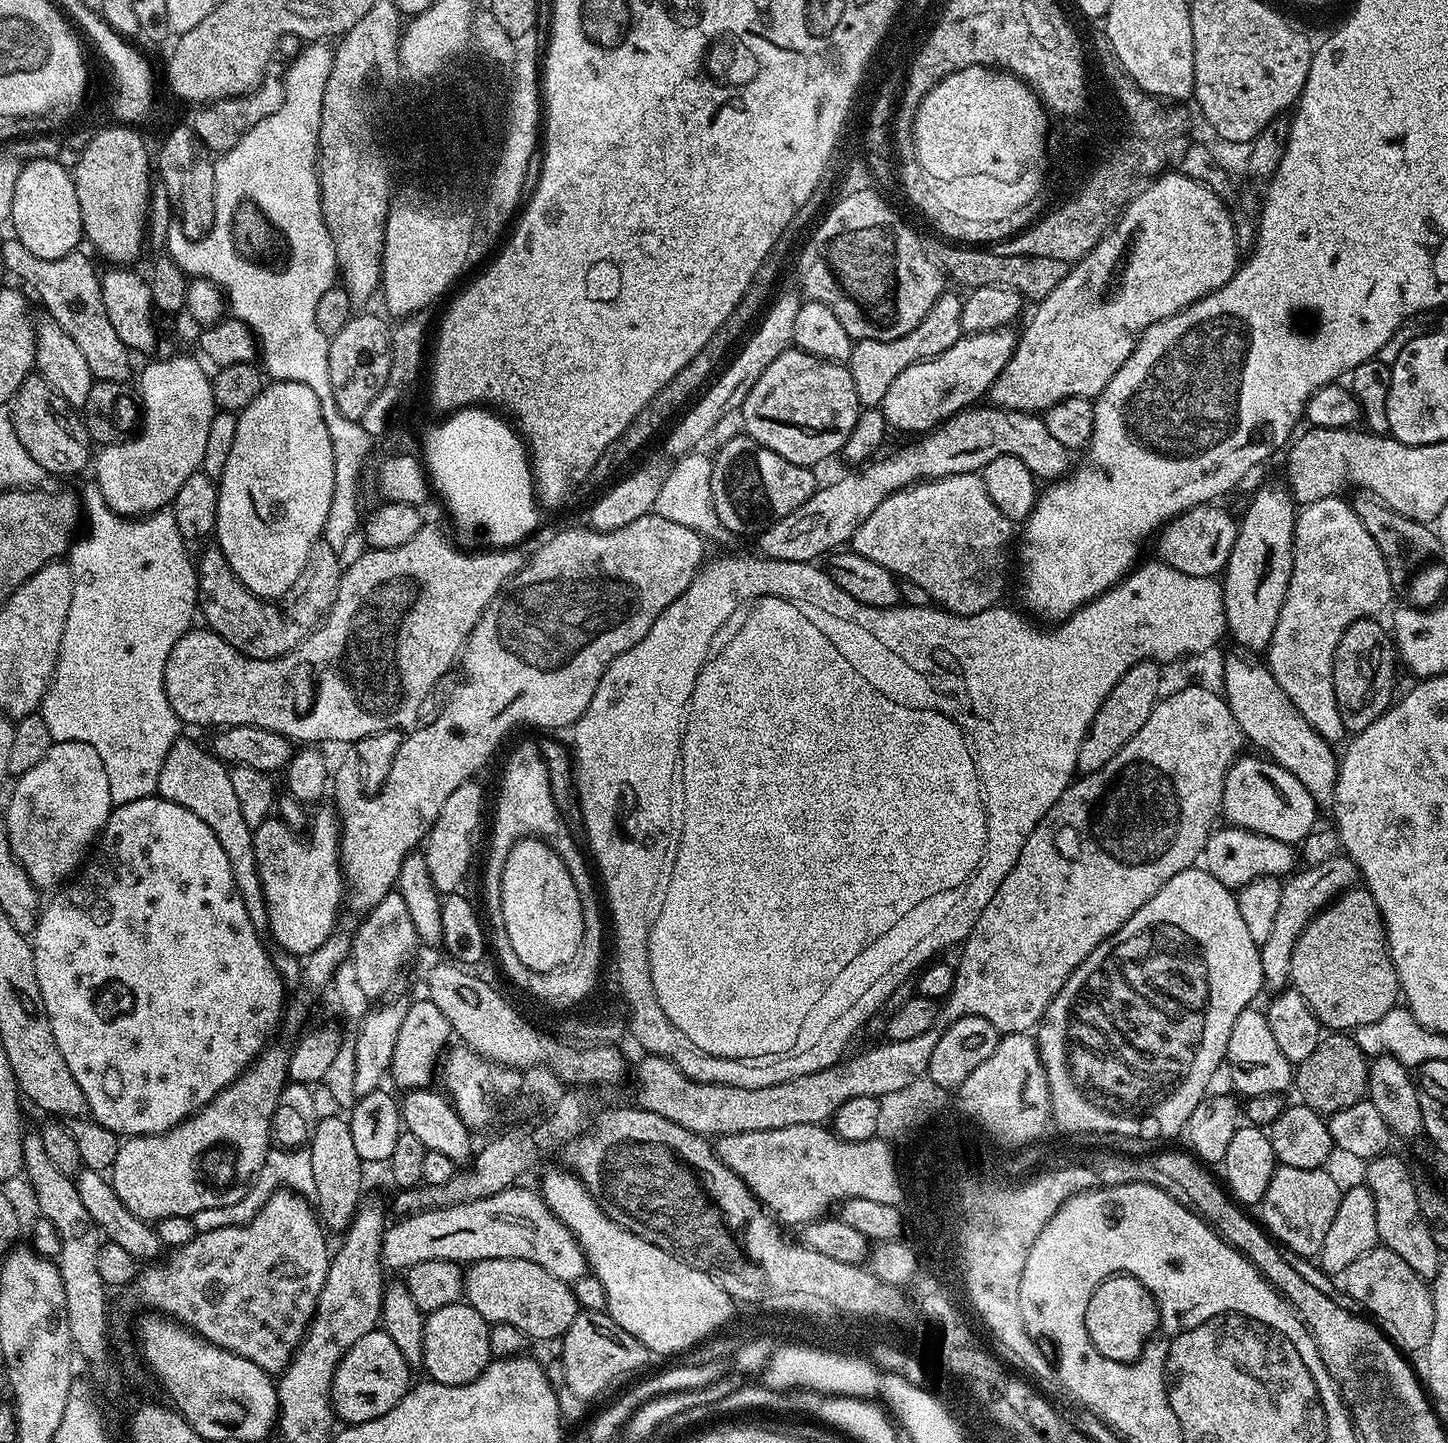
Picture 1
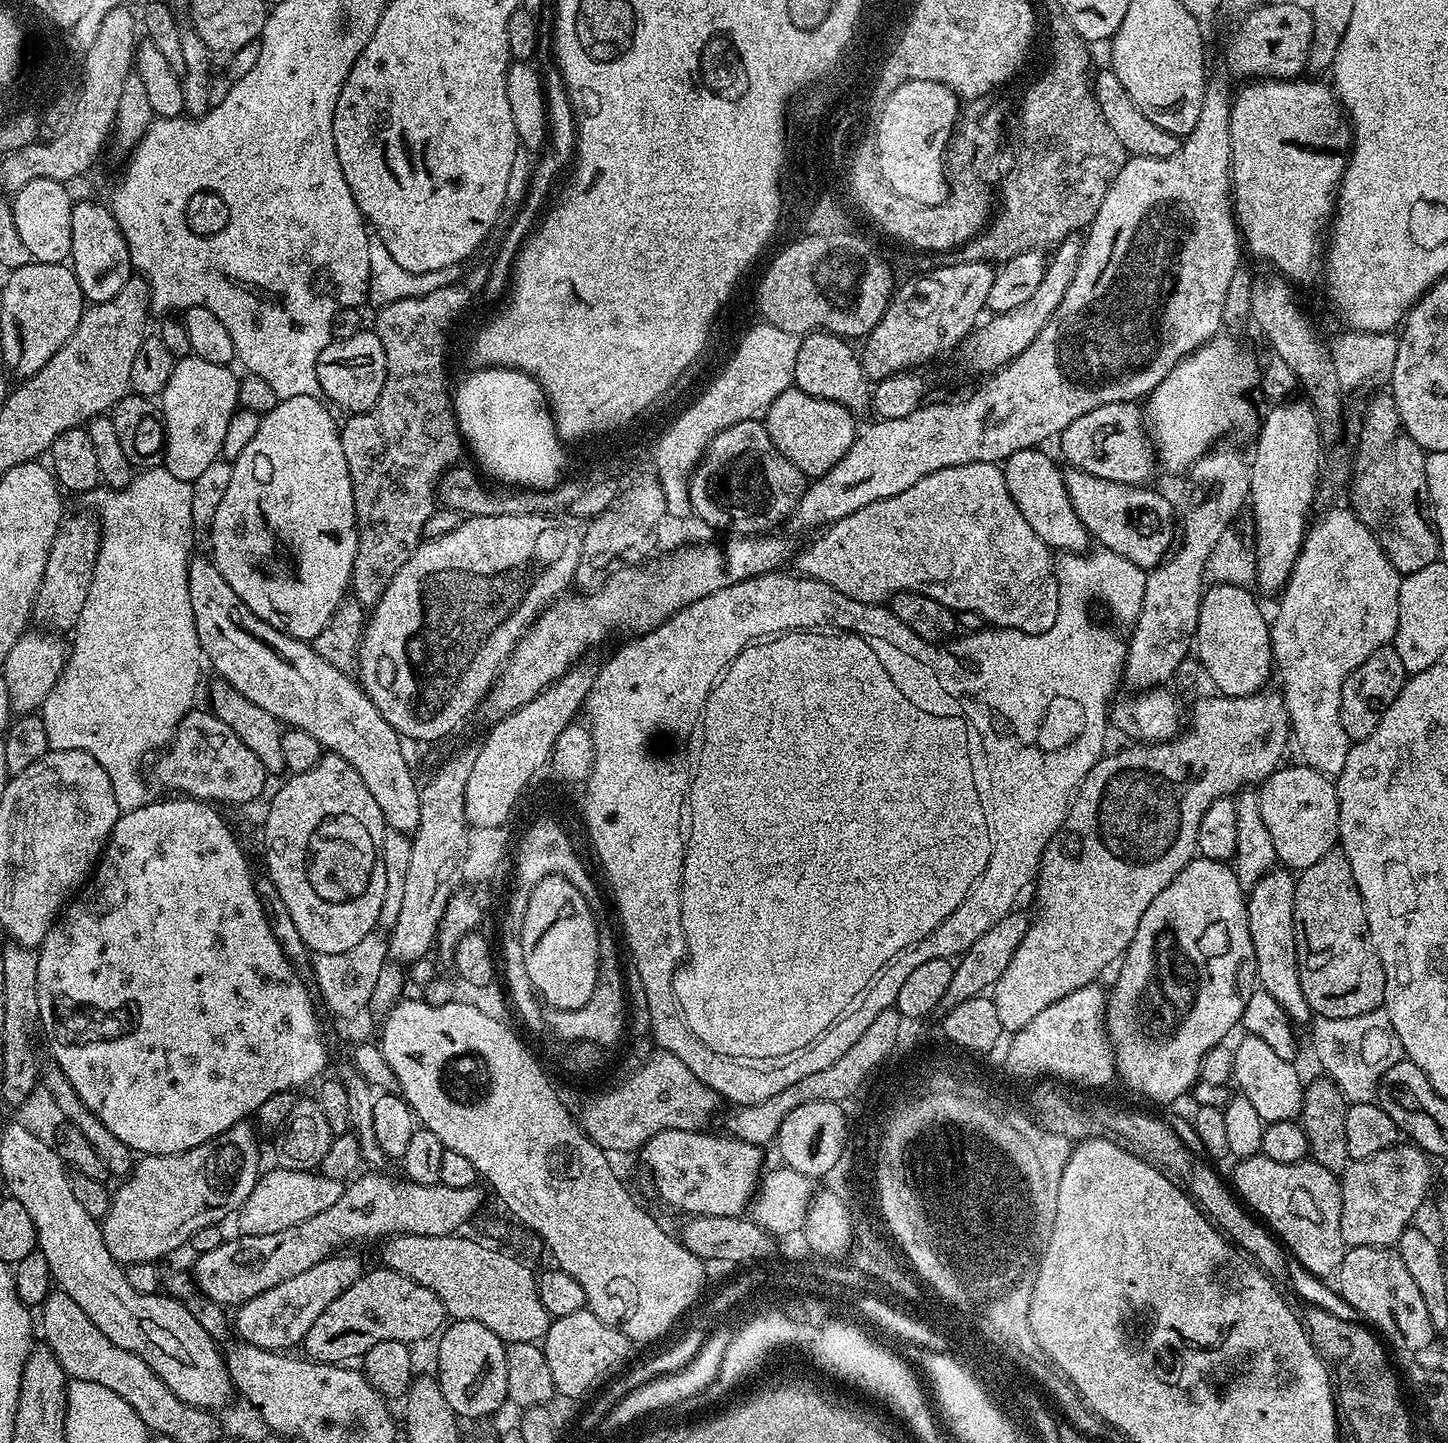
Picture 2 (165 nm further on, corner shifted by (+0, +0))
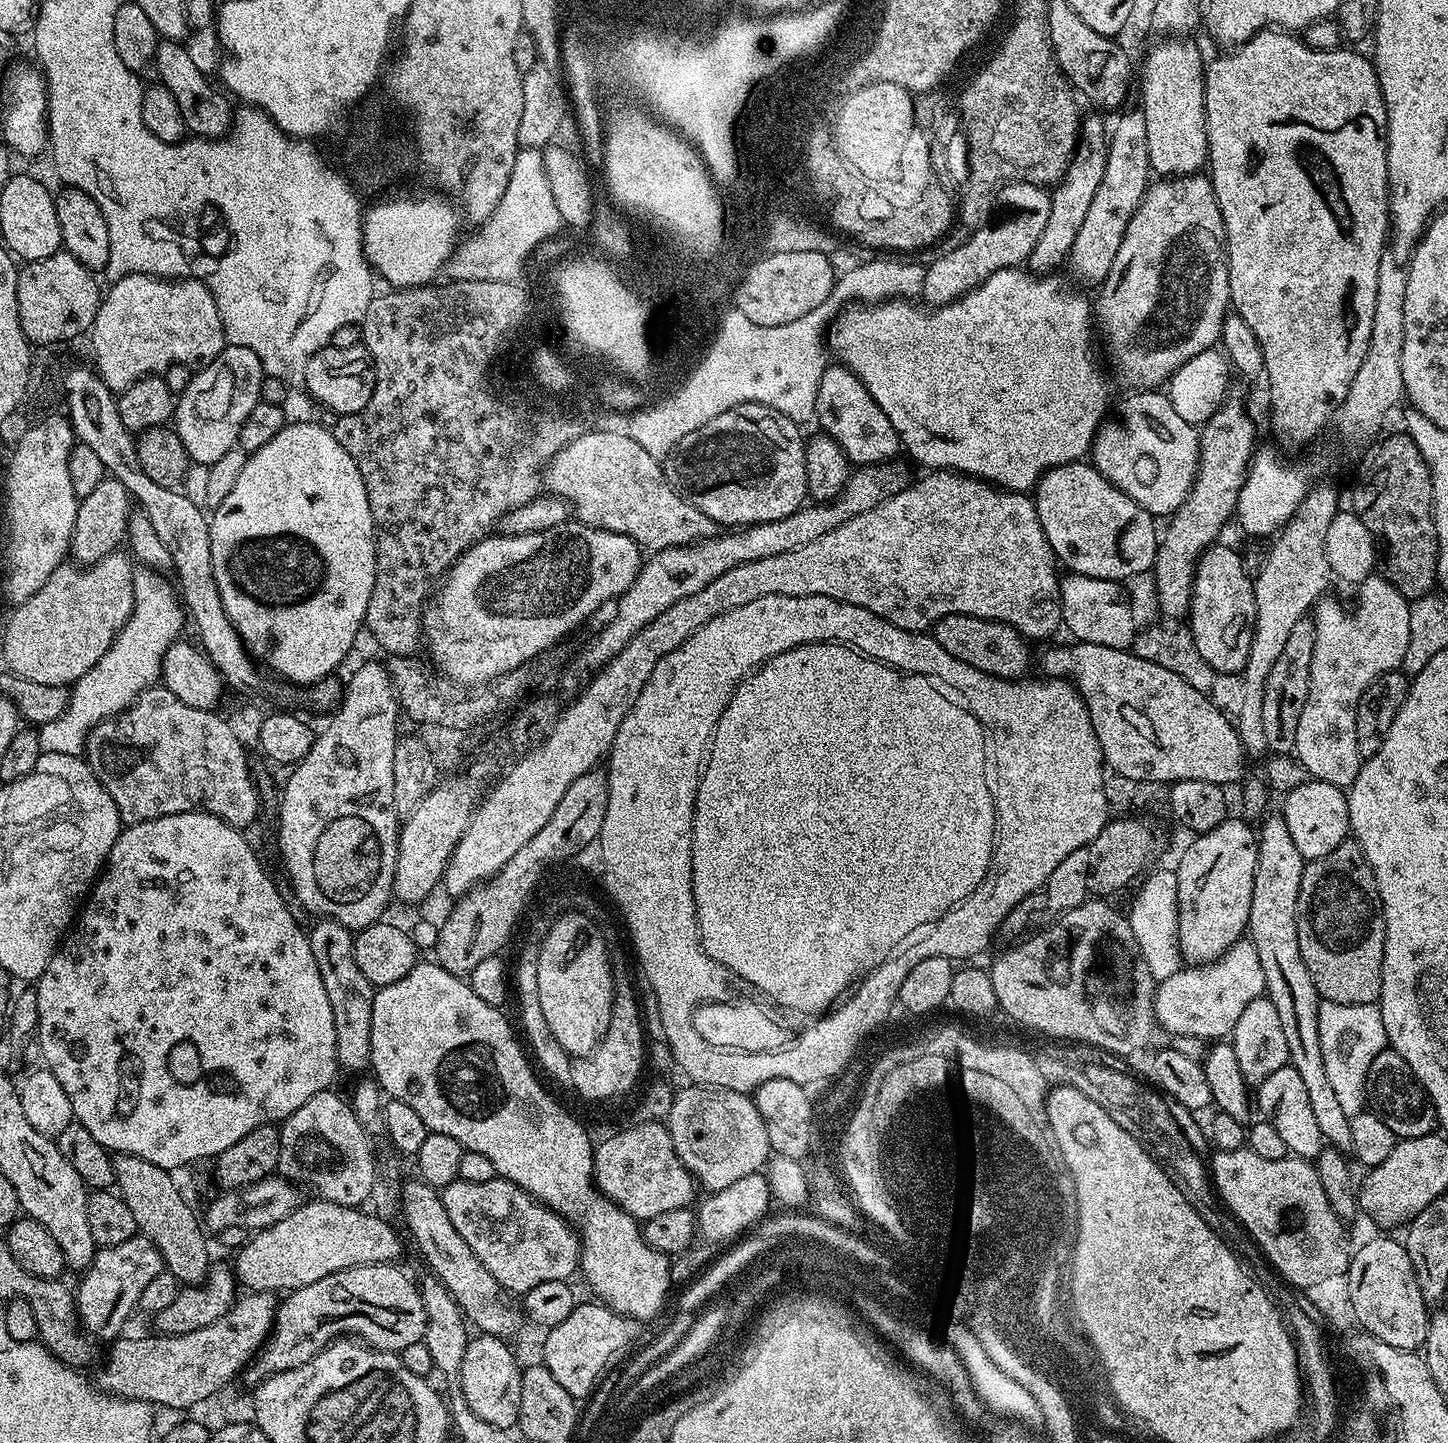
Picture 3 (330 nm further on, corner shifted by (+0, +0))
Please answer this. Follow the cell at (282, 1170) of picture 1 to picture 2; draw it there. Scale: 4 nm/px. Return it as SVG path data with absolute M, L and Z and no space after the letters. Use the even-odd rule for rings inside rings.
M273 1167L274 1170L268 1169L256 1181L254 1190L251 1191L250 1197L240 1207L236 1213L238 1219L237 1231L245 1236L261 1236L262 1234L274 1234L279 1230L286 1230L287 1226L297 1225L298 1222L305 1221L306 1218L320 1214L326 1208L334 1206L335 1202L341 1198L345 1190L345 1183L341 1180L330 1179L320 1172L309 1171L292 1171L289 1168Z

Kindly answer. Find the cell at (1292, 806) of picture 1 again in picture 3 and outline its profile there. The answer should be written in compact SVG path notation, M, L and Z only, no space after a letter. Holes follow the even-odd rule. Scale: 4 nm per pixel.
M1308 778L1303 784L1290 789L1283 800L1282 815L1286 830L1290 830L1290 838L1294 840L1294 846L1298 846L1298 854L1302 854L1305 861L1322 858L1349 839L1348 798L1345 789L1330 786L1330 782Z

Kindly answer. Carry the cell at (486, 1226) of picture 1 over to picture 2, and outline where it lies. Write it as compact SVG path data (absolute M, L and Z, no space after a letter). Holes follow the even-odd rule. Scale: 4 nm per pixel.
M333 1254L327 1256L322 1262L310 1266L303 1274L295 1278L286 1278L278 1286L250 1298L245 1304L239 1305L234 1312L234 1332L241 1341L253 1344L259 1348L265 1348L271 1352L281 1350L292 1350L292 1347L303 1345L310 1326L322 1315L322 1310L334 1302L358 1278L363 1276L366 1265L356 1256L340 1256L344 1254Z

